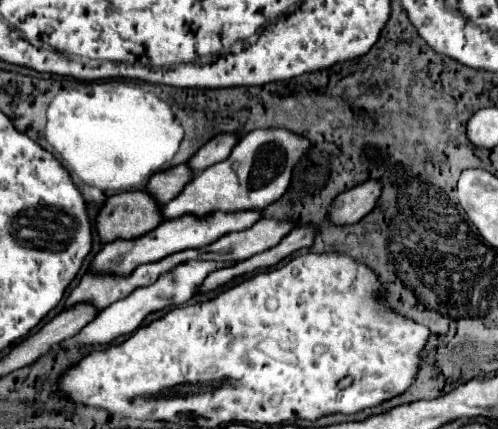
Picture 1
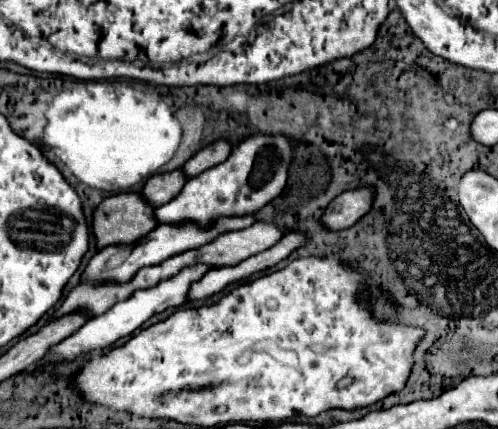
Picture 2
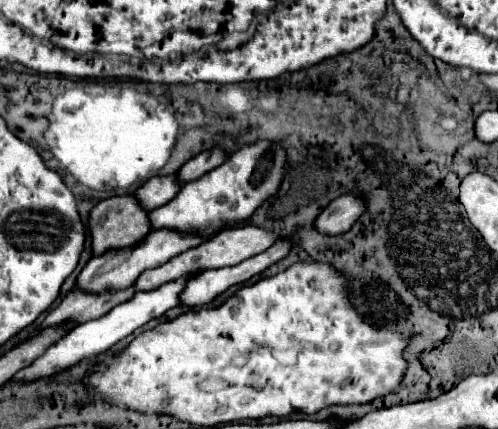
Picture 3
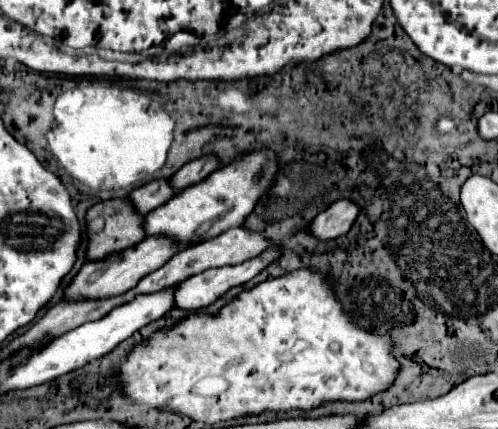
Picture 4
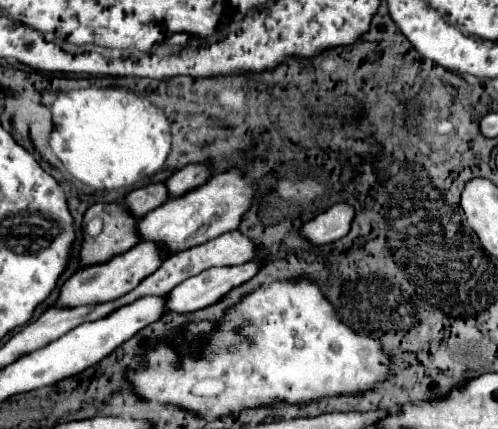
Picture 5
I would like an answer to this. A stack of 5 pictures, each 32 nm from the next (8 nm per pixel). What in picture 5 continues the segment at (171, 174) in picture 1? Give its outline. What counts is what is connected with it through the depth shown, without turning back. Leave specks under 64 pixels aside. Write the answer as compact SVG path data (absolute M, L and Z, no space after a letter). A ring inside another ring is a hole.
M156 182L156 184L148 184L142 188L132 190L126 198L124 204L128 204L128 208L132 208L132 212L136 212L136 216L146 216L150 210L154 210L156 206L164 204L170 198L168 188L164 182Z

